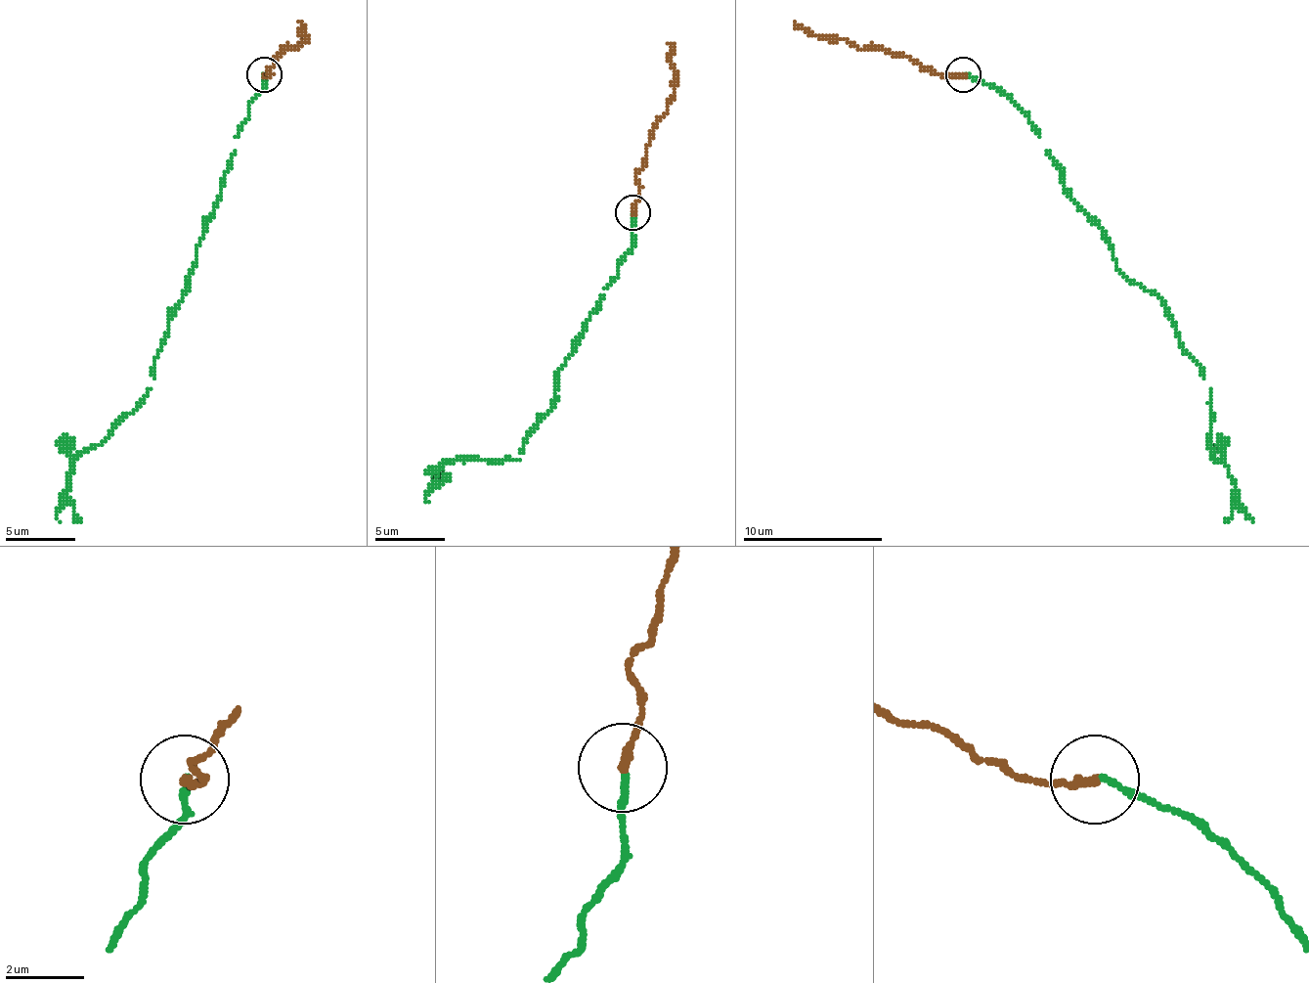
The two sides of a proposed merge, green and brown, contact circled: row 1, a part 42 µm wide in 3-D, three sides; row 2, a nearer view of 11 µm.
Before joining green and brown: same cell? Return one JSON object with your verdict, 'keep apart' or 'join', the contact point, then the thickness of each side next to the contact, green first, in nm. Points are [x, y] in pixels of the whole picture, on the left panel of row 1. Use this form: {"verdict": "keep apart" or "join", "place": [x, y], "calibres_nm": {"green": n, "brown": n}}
{"verdict": "join", "place": [264, 74], "calibres_nm": {"green": 160, "brown": 220}}

